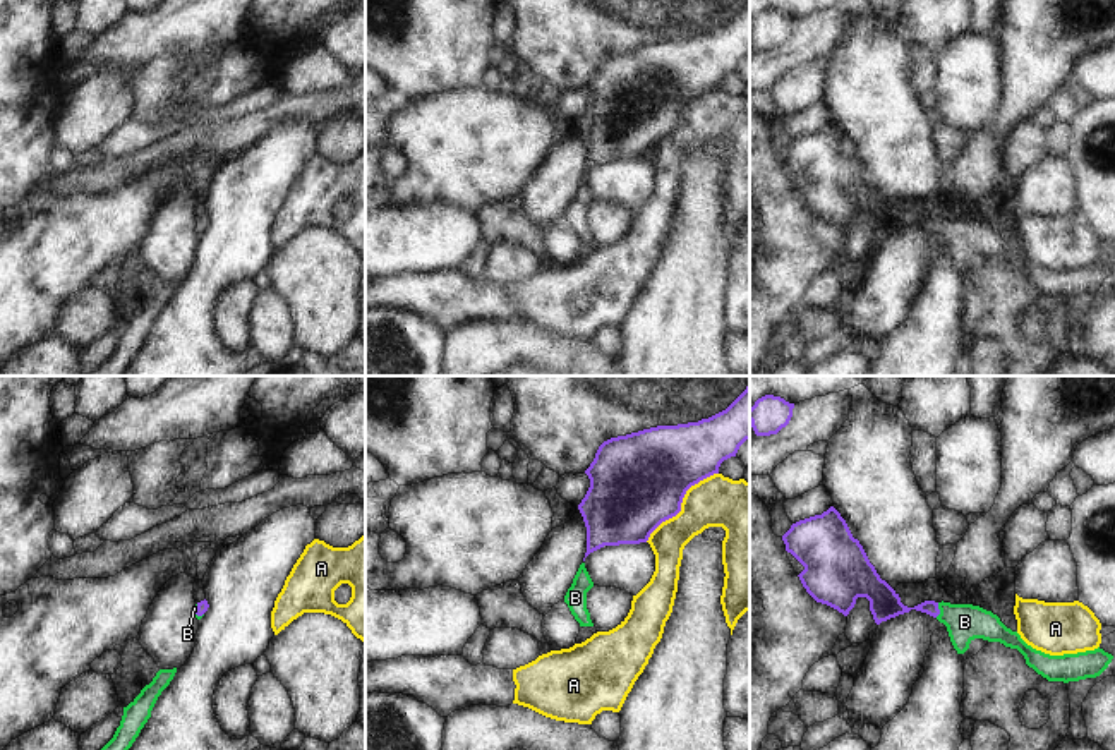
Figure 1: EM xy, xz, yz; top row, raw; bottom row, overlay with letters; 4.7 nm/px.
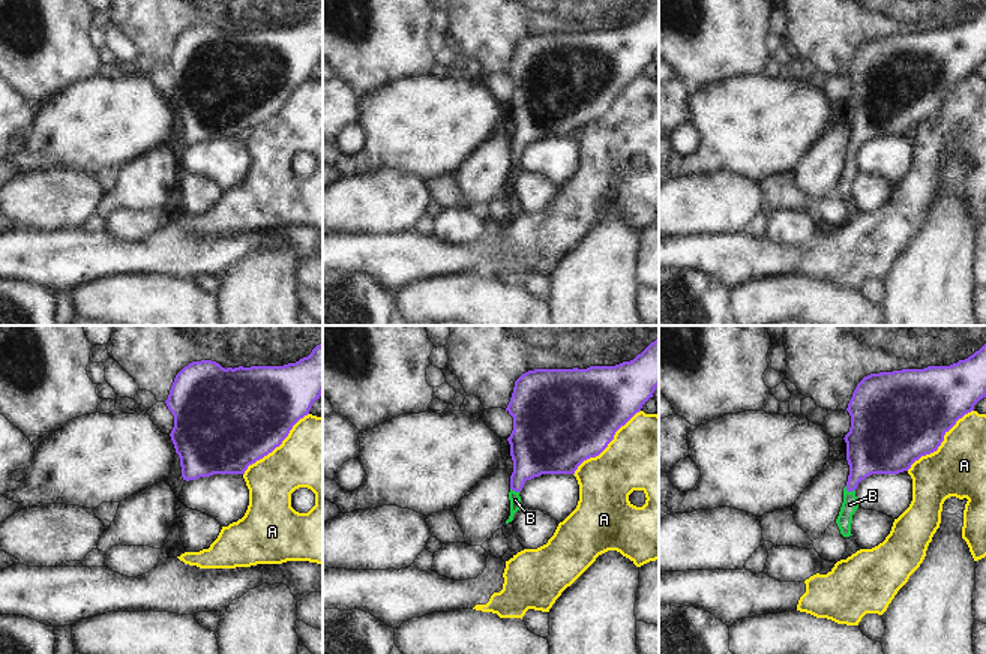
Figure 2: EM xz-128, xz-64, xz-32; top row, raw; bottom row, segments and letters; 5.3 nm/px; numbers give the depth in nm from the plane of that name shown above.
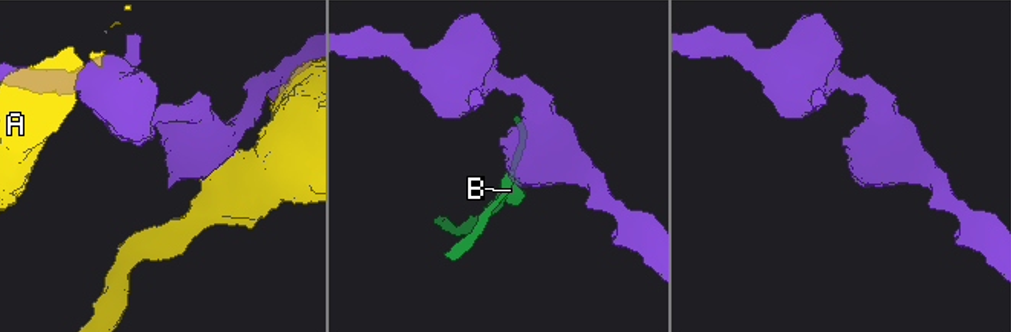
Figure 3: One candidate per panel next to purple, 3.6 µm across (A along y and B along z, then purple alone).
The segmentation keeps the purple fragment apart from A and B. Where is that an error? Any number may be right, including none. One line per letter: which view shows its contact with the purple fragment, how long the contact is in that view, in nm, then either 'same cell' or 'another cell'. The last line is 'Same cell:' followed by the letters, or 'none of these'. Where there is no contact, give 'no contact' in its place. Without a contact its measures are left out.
A: meets purple in xz; contact 480 nm long; another cell
B: meets purple in yz; contact 70 nm long; same cell
Same cell: B

